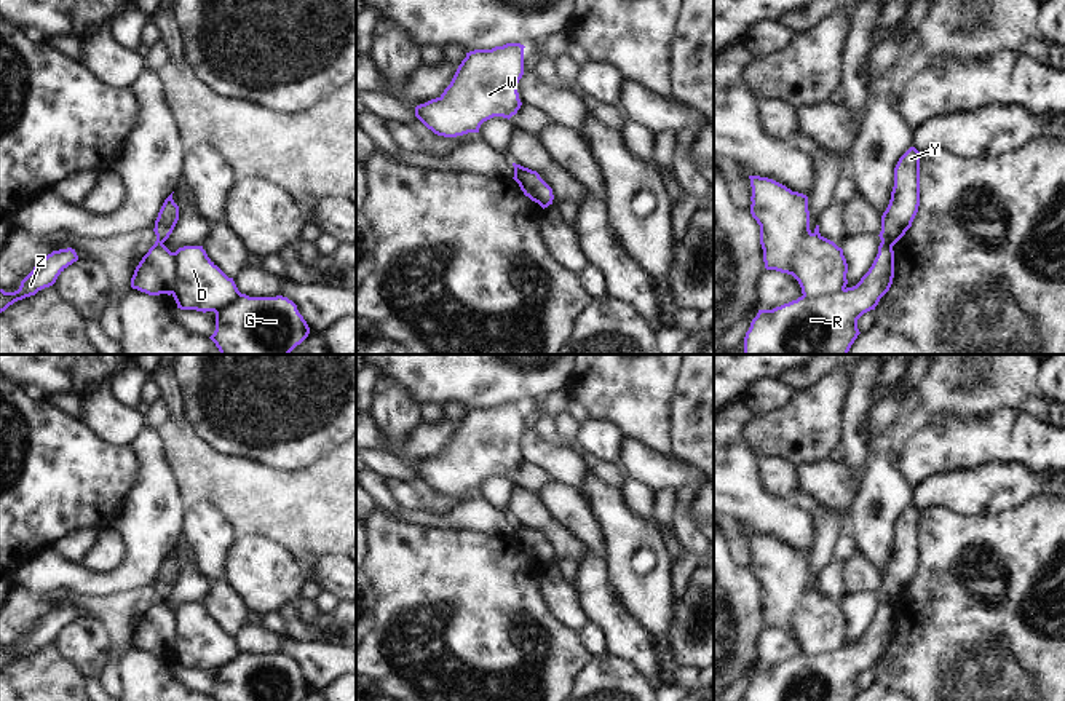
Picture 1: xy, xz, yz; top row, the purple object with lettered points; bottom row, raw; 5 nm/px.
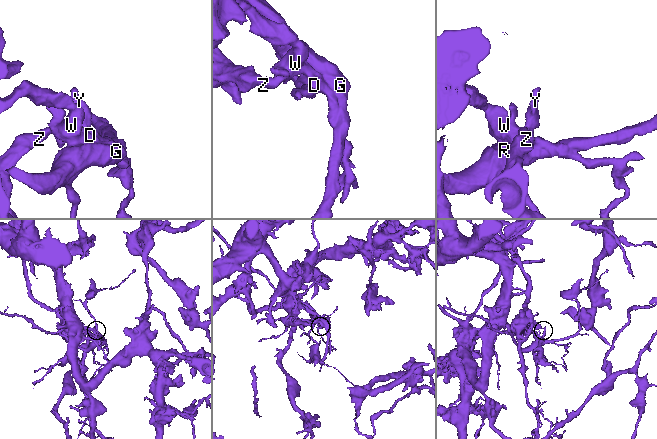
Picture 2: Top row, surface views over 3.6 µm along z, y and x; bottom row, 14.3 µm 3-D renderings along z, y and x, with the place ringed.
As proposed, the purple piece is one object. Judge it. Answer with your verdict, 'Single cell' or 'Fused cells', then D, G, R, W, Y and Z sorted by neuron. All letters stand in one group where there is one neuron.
Fused cells. Groups: D W Y Z / G R.

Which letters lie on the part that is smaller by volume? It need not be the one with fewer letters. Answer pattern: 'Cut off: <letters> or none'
Cut off: G, R

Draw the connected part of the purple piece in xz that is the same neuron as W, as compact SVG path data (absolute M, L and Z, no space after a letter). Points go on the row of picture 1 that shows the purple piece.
M506 43L466 53L450 85L439 97L417 105L415 117L434 134L444 137L479 133L481 125L493 117L509 120L522 105L517 83L524 75L524 48L521 43Z

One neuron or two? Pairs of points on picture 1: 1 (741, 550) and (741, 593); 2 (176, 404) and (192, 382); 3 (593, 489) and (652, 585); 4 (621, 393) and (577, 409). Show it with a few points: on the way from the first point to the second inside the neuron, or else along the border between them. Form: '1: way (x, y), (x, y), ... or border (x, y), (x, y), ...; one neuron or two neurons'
1: border (730, 550), (730, 554), (749, 569); two neurons
2: border (171, 371), (181, 395), (182, 414); two neurons
3: way (612, 516), (618, 526), (618, 566), (625, 572); one neuron
4: border (570, 398), (591, 417); two neurons

